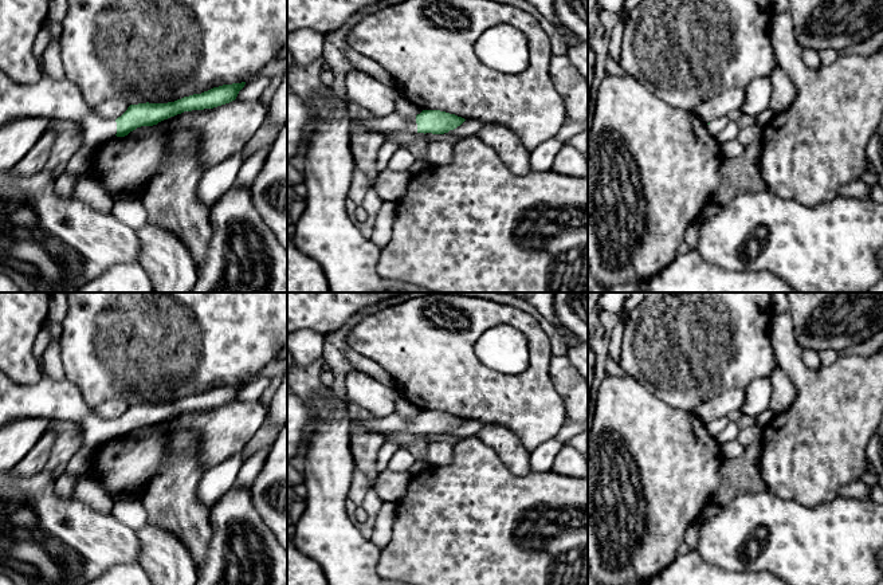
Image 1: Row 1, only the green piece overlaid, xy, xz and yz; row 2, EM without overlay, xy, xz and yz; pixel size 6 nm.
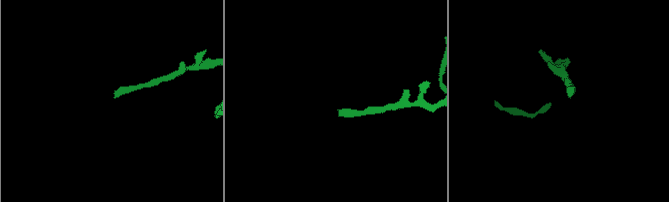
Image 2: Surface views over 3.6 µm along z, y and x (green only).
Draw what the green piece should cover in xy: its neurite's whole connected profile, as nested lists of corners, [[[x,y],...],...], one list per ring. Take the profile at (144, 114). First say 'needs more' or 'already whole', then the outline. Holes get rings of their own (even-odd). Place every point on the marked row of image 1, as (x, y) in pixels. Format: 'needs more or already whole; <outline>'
needs more; [[[46,21],[34,42],[40,79],[31,85],[15,83],[0,68],[0,127],[21,117],[43,117],[75,122],[85,130],[85,144],[71,156],[66,172],[81,174],[91,164],[97,148],[114,137],[125,137],[141,126],[153,126],[184,111],[213,109],[236,99],[246,82],[223,85],[201,94],[168,103],[130,105],[117,119],[101,118],[83,99],[82,90],[68,81],[55,81],[44,72],[43,54],[50,46]]]

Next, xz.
needs more; [[[423,110],[416,117],[401,117],[392,113],[386,117],[370,117],[366,119],[349,119],[350,129],[360,127],[366,131],[388,133],[432,133],[444,134],[460,126],[466,119],[440,110]]]

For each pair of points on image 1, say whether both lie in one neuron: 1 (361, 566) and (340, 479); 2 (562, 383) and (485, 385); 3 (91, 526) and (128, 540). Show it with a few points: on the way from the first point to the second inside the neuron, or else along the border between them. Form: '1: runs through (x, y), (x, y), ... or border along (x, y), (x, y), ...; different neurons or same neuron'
1: runs through (340, 545), (336, 541), (336, 501); same neuron
2: border along (552, 356), (549, 376), (565, 412); different neurons
3: runs through (101, 536), (105, 540), (118, 540); same neuron

